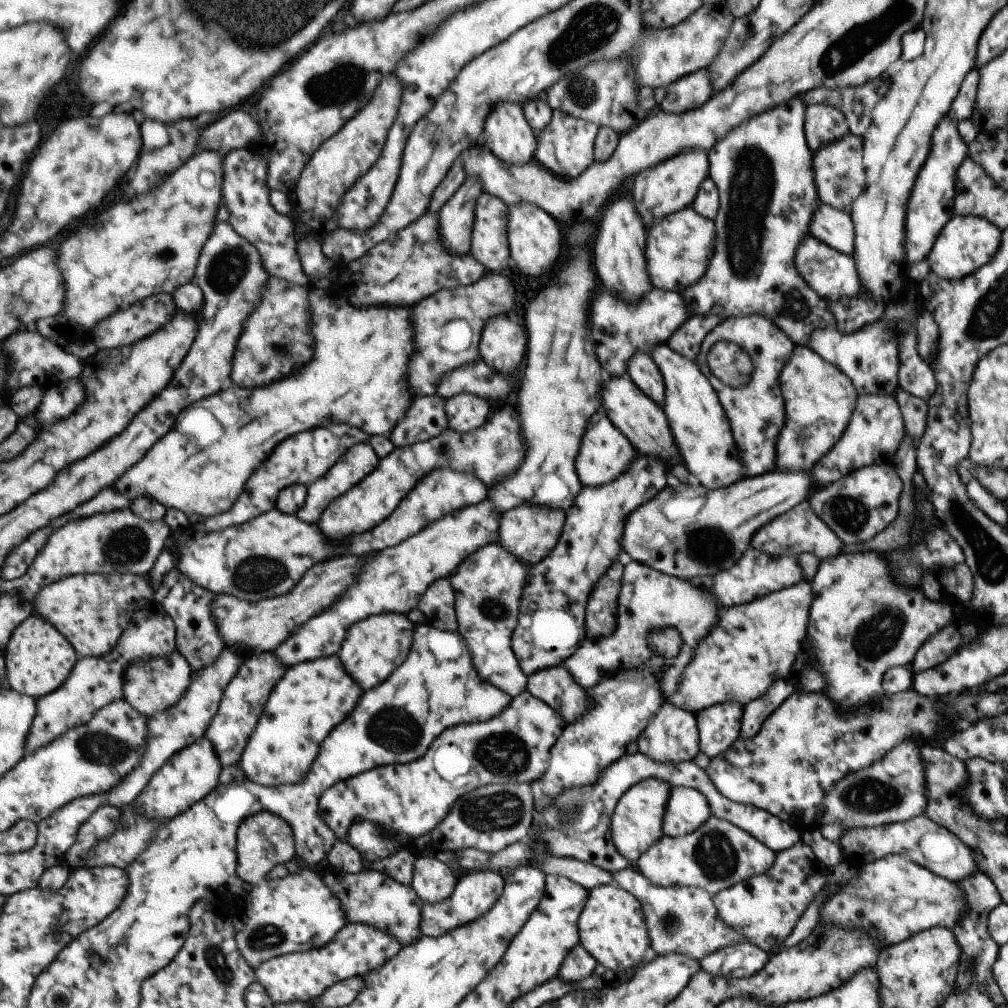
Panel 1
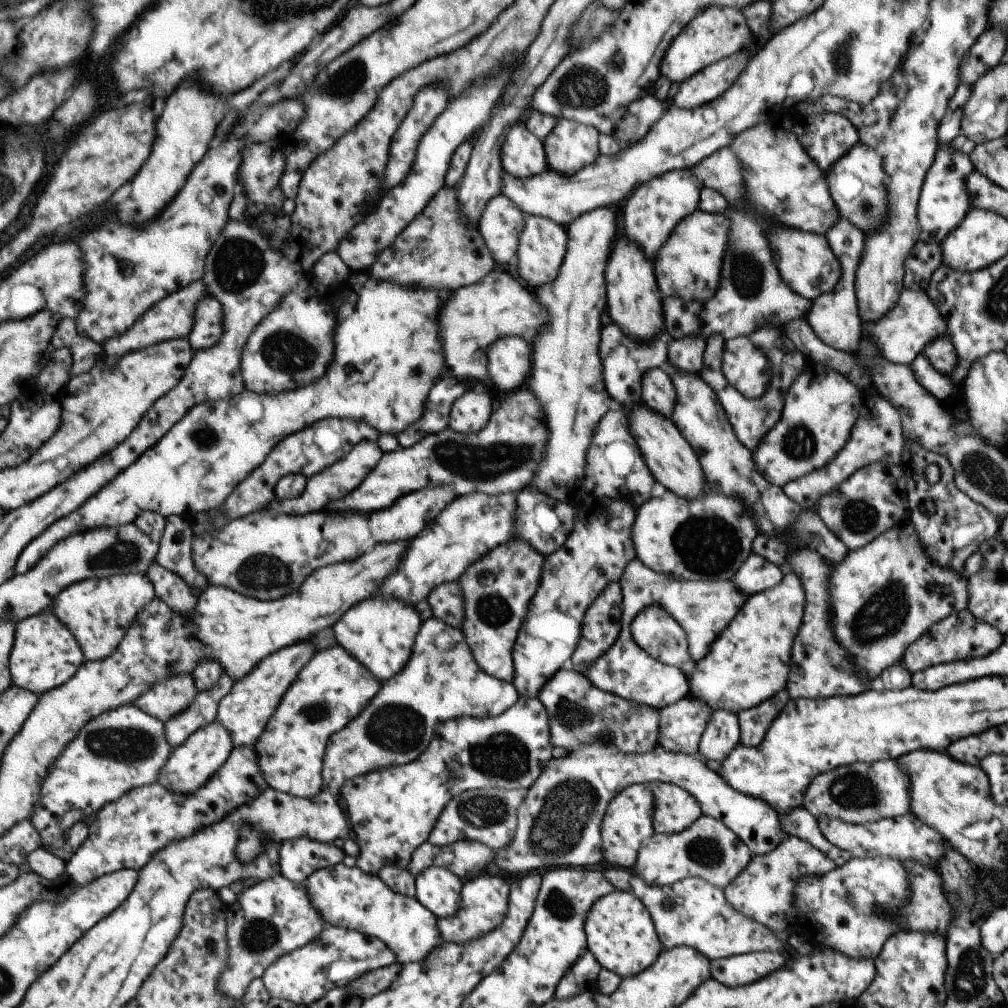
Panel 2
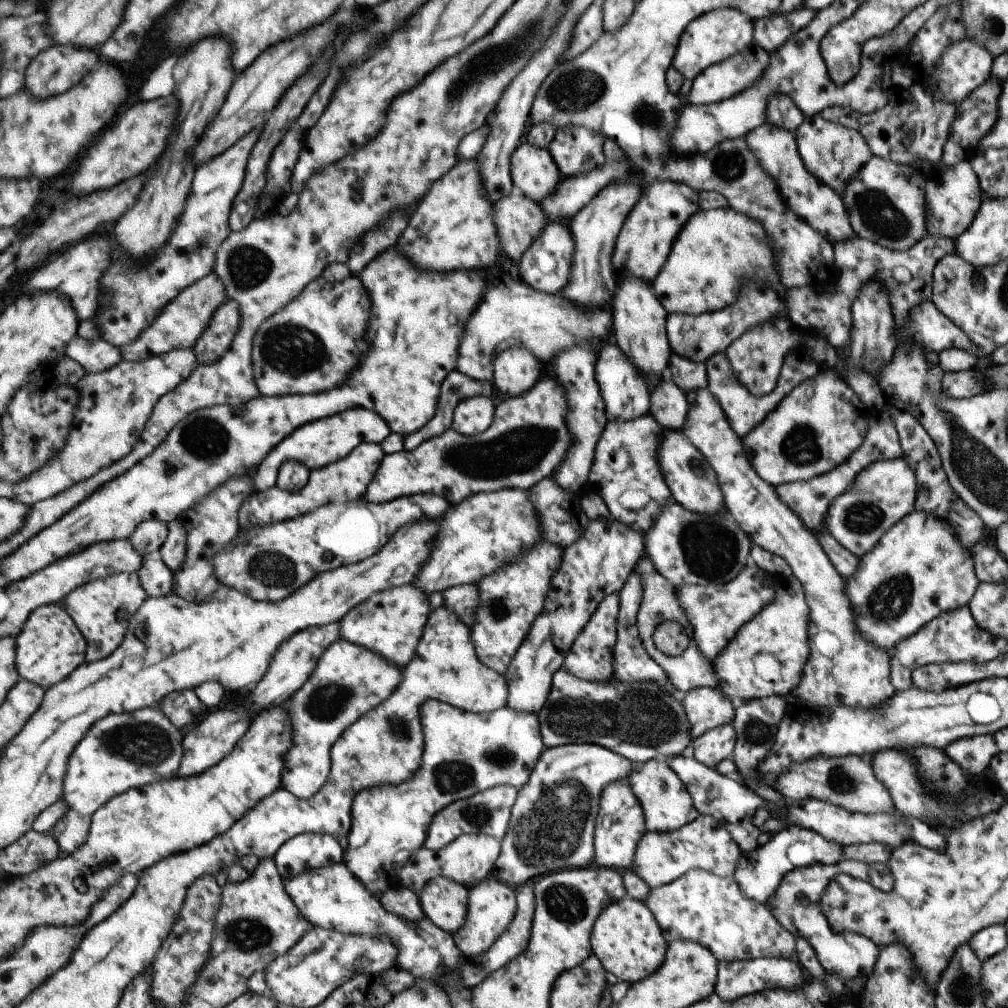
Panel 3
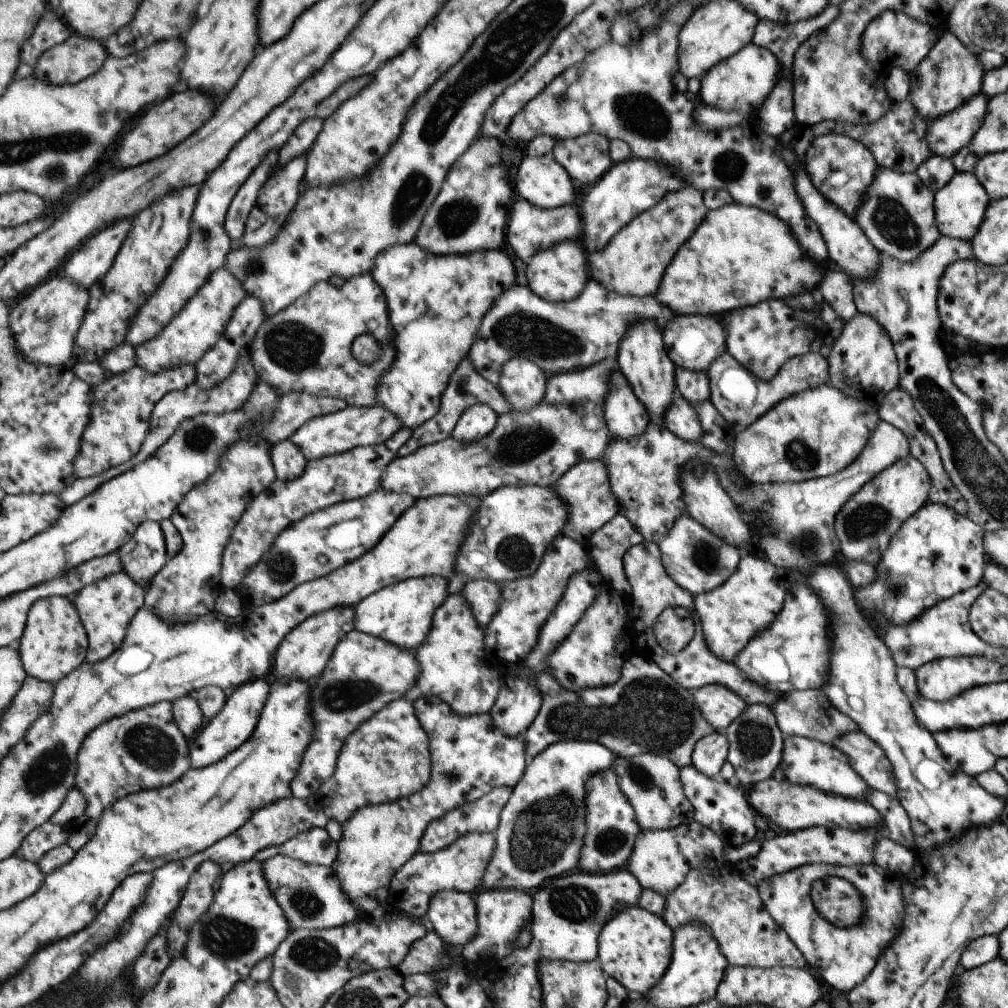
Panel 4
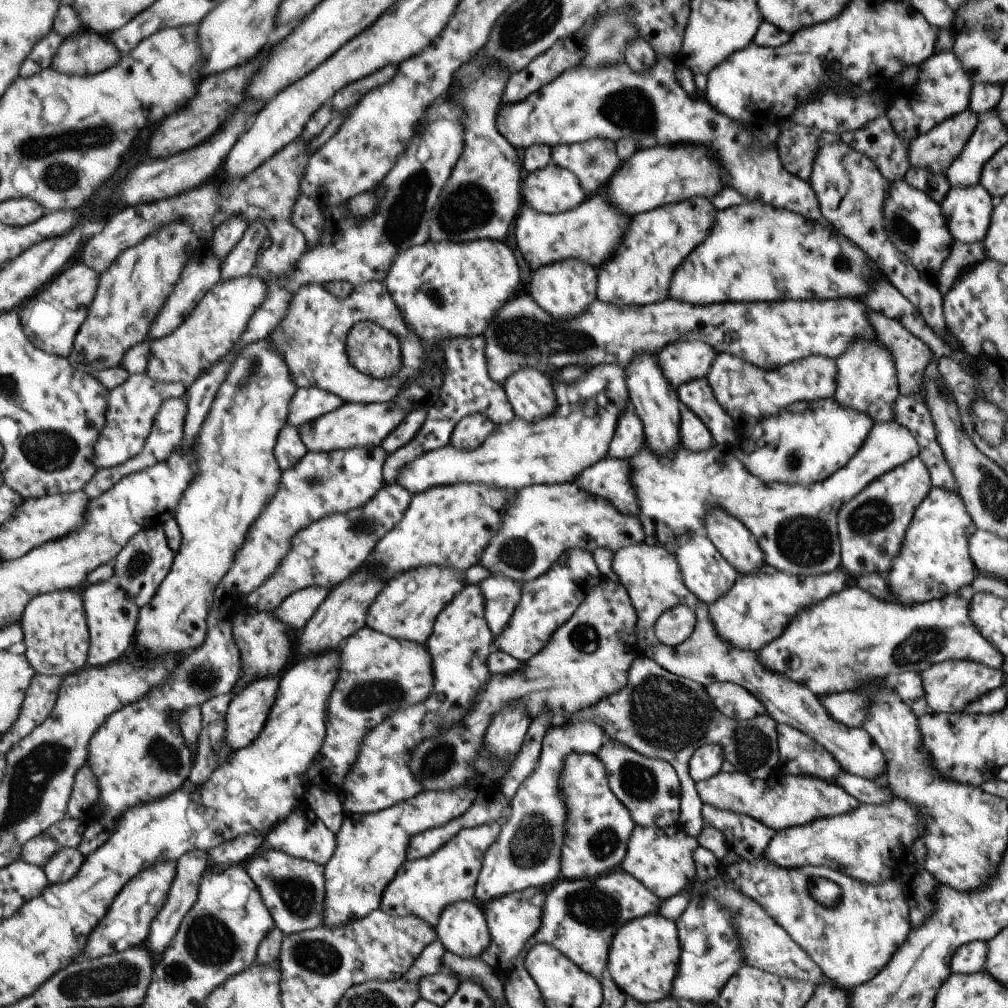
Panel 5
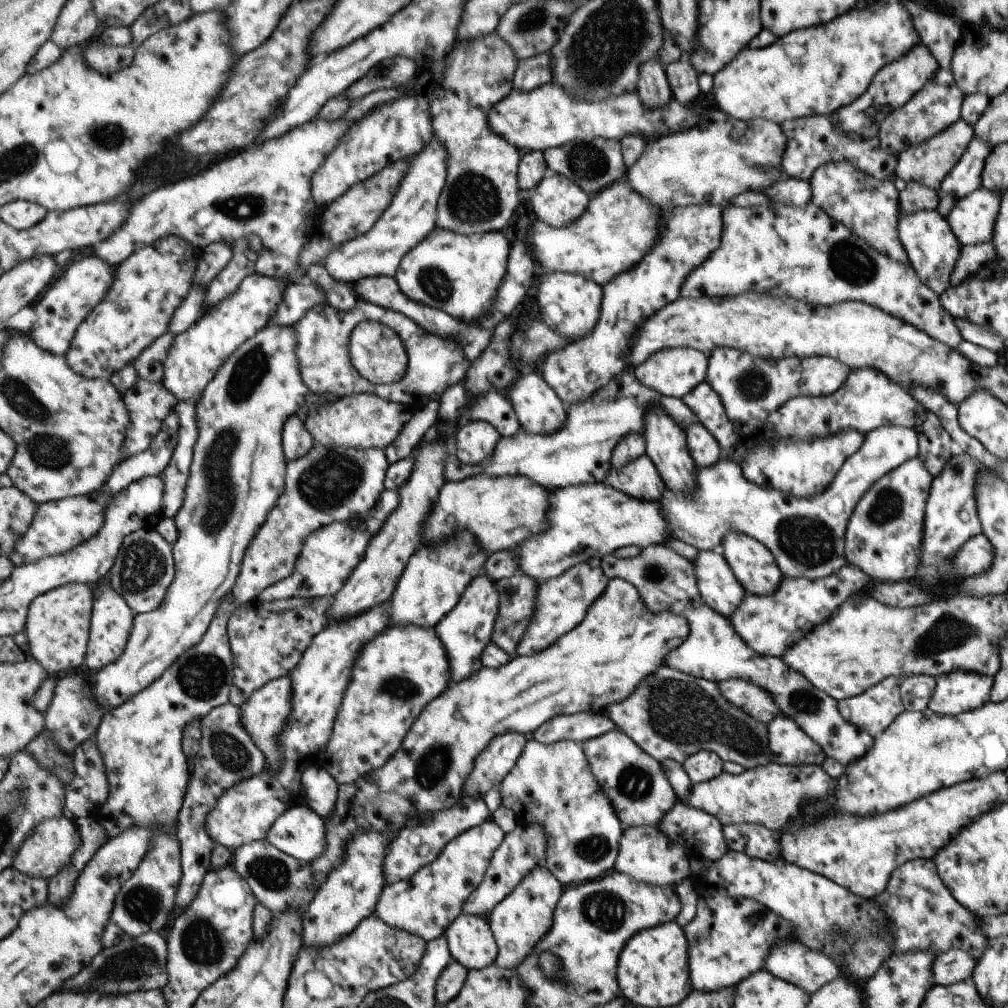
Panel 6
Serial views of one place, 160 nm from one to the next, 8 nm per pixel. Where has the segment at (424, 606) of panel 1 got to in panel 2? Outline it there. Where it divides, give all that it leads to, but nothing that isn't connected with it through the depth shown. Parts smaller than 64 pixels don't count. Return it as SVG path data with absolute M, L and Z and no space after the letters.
M460 582L439 585L427 598L433 616L453 628L462 629L466 619L466 599Z

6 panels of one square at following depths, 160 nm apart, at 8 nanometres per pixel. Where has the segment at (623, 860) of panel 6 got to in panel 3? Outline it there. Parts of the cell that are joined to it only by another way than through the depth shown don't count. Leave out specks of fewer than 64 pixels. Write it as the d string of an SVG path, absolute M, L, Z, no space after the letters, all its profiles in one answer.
M698 814L691 822L674 831L646 831L637 844L629 870L652 889L673 882L689 869L703 869L720 877L732 875L740 854L739 847L716 820L709 815Z

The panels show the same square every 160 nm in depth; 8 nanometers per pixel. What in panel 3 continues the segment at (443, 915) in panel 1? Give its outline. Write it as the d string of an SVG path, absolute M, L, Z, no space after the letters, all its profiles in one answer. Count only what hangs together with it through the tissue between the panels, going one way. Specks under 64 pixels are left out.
M485 879L482 883L470 889L470 904L466 923L452 935L458 947L467 958L474 958L486 953L495 944L495 941L510 927L517 916L518 894L511 886L497 879Z

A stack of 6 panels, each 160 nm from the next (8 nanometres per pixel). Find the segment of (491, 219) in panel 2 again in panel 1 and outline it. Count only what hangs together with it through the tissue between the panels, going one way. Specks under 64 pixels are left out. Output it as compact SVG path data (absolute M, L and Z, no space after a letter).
M483 192L478 199L476 208L476 222L472 236L471 253L489 270L501 272L511 260L510 238L508 227L510 224L510 206L505 201L490 193Z

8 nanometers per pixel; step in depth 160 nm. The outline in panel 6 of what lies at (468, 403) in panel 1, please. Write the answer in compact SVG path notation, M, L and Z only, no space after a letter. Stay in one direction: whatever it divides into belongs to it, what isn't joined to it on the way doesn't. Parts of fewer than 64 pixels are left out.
M487 421L462 423L456 434L456 455L466 465L488 461L503 438L502 433Z

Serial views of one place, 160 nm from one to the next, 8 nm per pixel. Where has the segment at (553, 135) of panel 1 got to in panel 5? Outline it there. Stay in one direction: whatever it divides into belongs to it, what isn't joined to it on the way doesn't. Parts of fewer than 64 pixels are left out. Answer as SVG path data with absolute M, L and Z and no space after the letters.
M600 138L553 147L552 156L560 168L571 170L579 178L589 194L603 186L619 166L615 144Z

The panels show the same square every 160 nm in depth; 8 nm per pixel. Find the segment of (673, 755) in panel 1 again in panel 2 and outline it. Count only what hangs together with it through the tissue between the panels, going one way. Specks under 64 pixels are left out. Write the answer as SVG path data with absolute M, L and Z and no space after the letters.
M688 694L658 710L658 746L673 754L696 756L698 742L711 716L705 704L695 702Z

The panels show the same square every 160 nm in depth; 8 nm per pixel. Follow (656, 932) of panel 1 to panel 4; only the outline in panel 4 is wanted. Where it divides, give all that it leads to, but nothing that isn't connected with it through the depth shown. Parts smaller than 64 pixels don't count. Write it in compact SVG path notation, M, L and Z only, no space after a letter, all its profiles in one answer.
M721 866L716 871L691 869L679 886L665 898L661 918L672 928L691 921L708 926L720 953L729 965L740 967L805 968L806 960L790 938L775 924L765 910L757 889L745 882L731 867Z

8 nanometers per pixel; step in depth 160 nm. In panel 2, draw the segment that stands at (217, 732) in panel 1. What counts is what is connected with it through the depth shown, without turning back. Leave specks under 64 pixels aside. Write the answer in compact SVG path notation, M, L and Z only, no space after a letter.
M311 640L289 648L285 647L259 663L259 668L254 668L254 671L243 680L235 681L230 694L219 705L218 719L231 731L237 747L245 745L255 747L271 718L278 711L283 697L318 651Z

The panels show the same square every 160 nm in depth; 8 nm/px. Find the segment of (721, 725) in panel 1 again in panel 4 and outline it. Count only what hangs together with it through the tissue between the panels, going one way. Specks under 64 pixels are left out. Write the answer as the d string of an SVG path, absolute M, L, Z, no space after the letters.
M713 732L697 739L690 754L690 764L703 776L715 777L728 754L727 739L721 732Z

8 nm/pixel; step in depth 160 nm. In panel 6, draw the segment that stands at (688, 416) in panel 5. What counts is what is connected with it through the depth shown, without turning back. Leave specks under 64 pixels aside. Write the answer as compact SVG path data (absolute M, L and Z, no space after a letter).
M694 422L684 433L690 457L697 468L712 467L720 459L723 451L701 423Z

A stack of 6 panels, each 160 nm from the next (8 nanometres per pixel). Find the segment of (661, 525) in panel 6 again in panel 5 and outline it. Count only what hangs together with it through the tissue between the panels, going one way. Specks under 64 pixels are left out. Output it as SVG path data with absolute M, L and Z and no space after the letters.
M575 481L555 485L527 486L513 493L511 507L503 512L503 527L499 528L497 536L491 540L486 552L483 552L479 558L479 564L485 570L489 570L492 575L503 574L519 584L525 584L550 572L555 562L566 555L571 548L581 548L589 553L595 552L595 548L607 548L615 553L623 546L644 542L644 538L645 530L642 529L635 515L619 513L609 501L587 494L575 484Z

